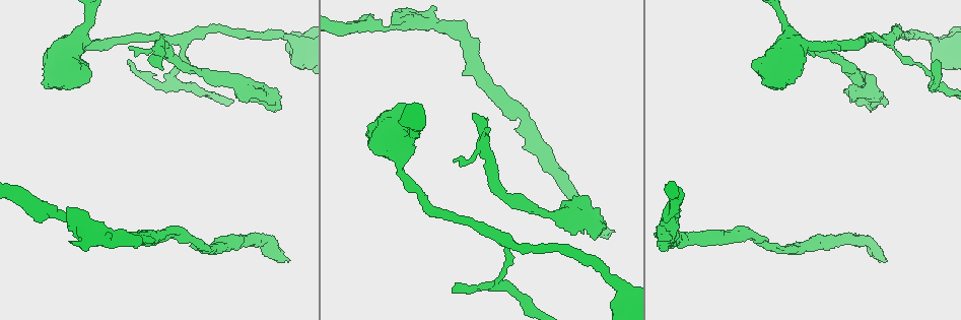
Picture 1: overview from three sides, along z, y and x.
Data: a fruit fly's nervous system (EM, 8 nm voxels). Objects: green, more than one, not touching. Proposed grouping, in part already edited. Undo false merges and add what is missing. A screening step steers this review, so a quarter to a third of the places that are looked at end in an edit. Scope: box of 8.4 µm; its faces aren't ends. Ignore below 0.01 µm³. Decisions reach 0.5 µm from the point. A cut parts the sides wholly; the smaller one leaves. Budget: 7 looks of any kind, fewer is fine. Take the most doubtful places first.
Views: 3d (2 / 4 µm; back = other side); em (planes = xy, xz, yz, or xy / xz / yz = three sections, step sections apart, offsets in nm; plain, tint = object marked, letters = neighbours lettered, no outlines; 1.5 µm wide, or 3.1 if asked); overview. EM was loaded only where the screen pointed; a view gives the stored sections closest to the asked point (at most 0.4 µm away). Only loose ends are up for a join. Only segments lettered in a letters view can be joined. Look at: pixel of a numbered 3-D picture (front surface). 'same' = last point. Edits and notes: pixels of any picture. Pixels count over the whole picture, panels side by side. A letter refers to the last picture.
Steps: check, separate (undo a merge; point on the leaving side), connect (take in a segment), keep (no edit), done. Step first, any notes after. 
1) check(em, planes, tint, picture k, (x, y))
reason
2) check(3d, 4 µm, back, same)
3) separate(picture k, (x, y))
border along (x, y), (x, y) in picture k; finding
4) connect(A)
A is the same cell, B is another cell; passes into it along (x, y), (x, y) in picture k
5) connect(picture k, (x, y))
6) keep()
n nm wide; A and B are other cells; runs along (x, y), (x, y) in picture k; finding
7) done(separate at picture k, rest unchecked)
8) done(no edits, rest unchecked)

check(3d, 2 µm, picture 1, (614, 232))
long arm stops here

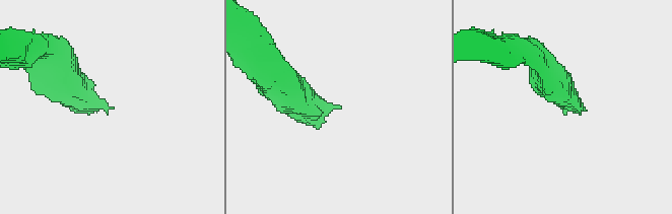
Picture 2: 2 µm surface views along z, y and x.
check(em, yz, step 8, letters, picture 2, (338, 106))

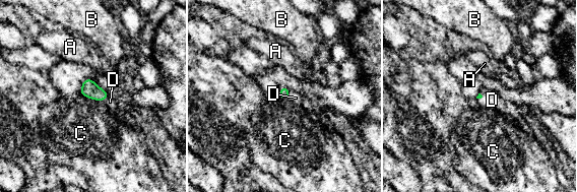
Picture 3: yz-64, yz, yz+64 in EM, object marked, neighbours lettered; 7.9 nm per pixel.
check(em, planes, letters, same)

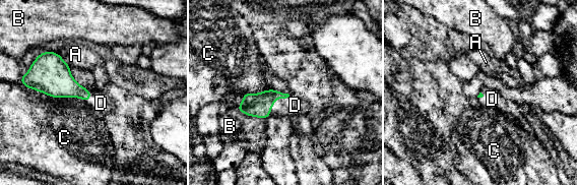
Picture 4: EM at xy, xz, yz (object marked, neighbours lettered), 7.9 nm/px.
connect(picture 4, (295, 105))
D is the same cell, A, B and C are other cells; passes into it along (259, 105), (275, 99), (295, 105) in picture 4; the cell continues

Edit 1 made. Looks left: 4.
check(overview)

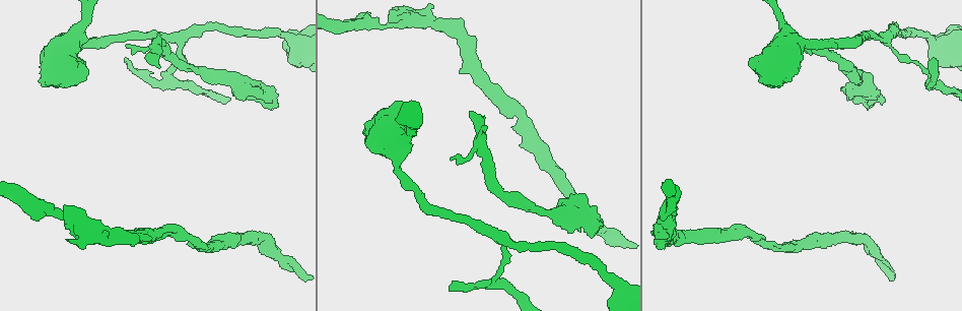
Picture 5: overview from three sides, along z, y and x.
check(3d, 4 µm, picture 5, (593, 233))
stops while still wide

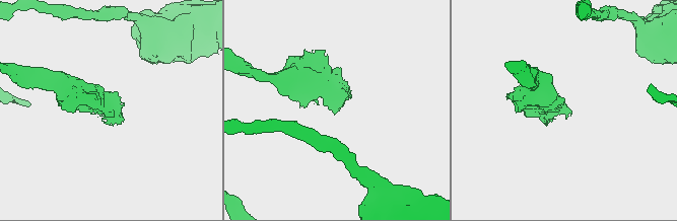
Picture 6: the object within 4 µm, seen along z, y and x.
check(em, xz, step 4, tint, picture 6, (337, 109))

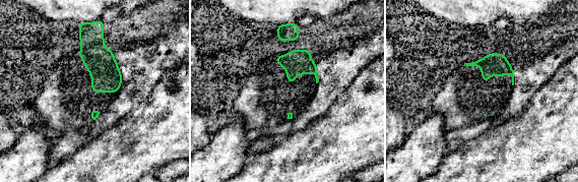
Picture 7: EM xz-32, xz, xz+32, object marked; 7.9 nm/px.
check(em, planes, letters, same)

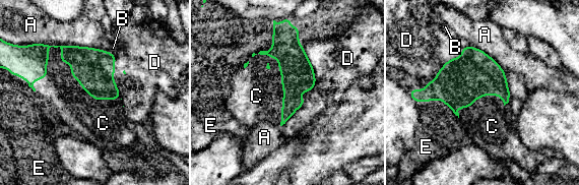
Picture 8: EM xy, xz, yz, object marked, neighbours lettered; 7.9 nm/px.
connect(picture 8, (62, 90))
C is the same cell, A, B, D and E are other cells; it goes on there

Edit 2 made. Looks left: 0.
done(connect at picture 4, connect at picture 8, rest unchecked)

